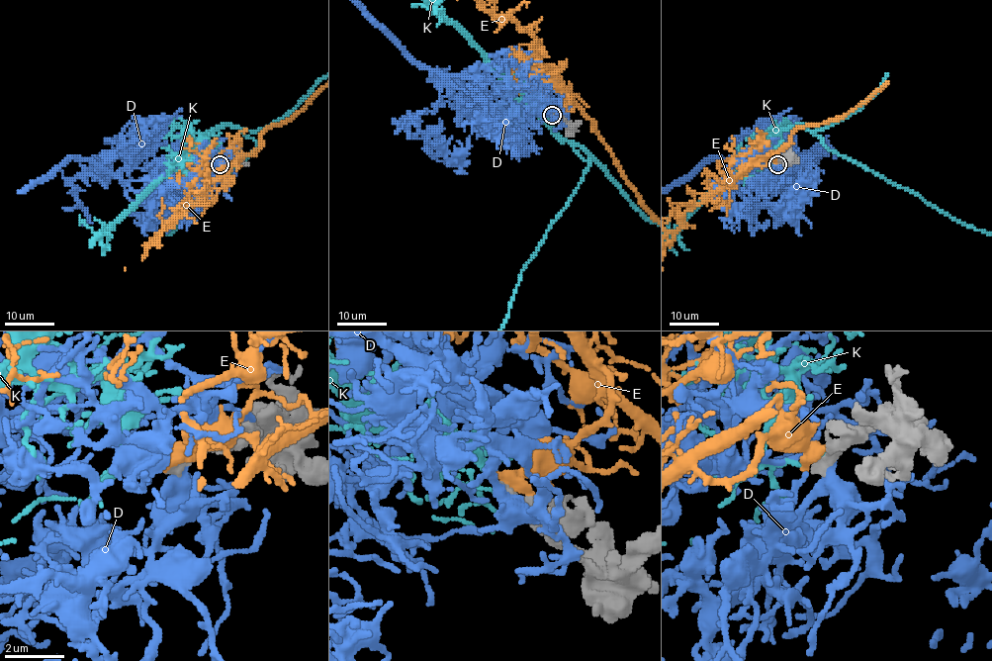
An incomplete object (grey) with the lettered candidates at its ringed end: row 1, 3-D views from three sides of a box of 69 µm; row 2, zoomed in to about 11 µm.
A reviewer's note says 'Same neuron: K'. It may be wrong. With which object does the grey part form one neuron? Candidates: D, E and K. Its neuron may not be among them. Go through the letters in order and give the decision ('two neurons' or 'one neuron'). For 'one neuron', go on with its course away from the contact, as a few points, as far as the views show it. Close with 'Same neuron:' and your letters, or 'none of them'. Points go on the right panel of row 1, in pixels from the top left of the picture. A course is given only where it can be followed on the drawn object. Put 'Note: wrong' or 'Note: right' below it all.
D: two neurons
E: two neurons
K: two neurons
Same neuron: none of them
Note: wrong

